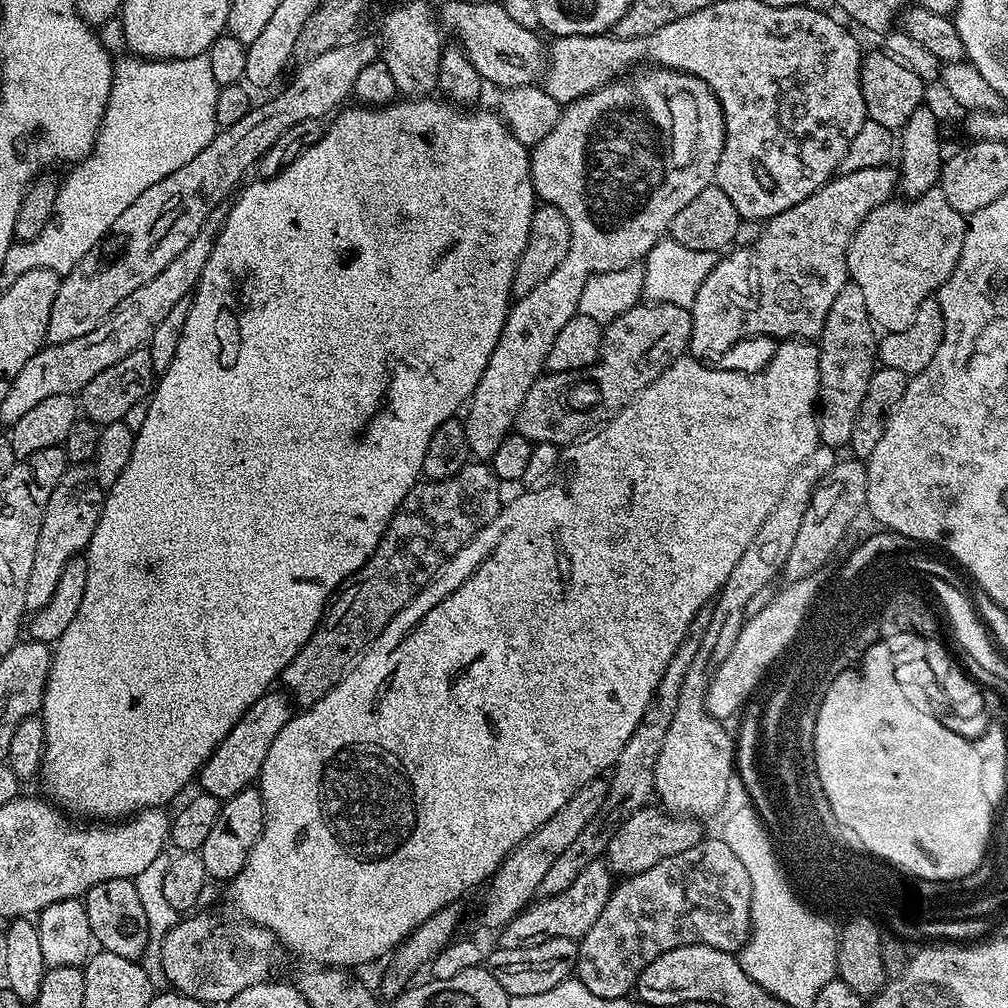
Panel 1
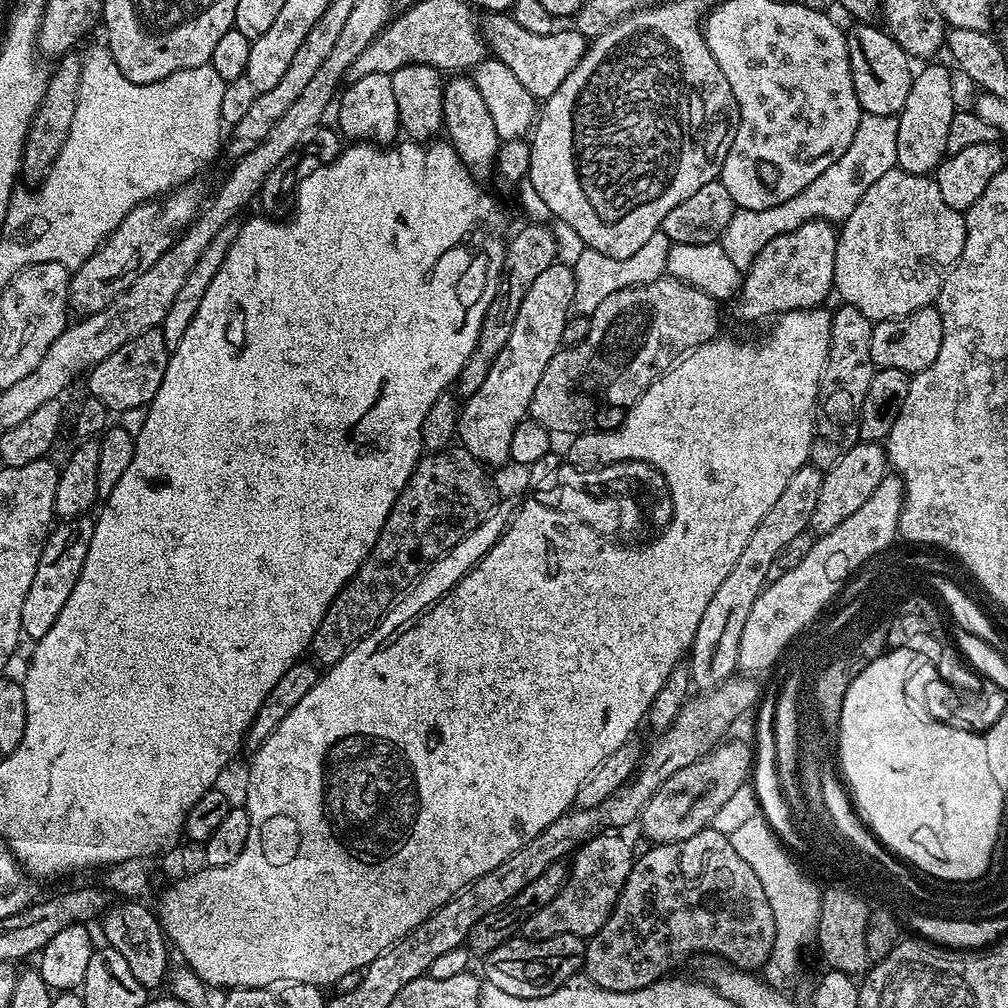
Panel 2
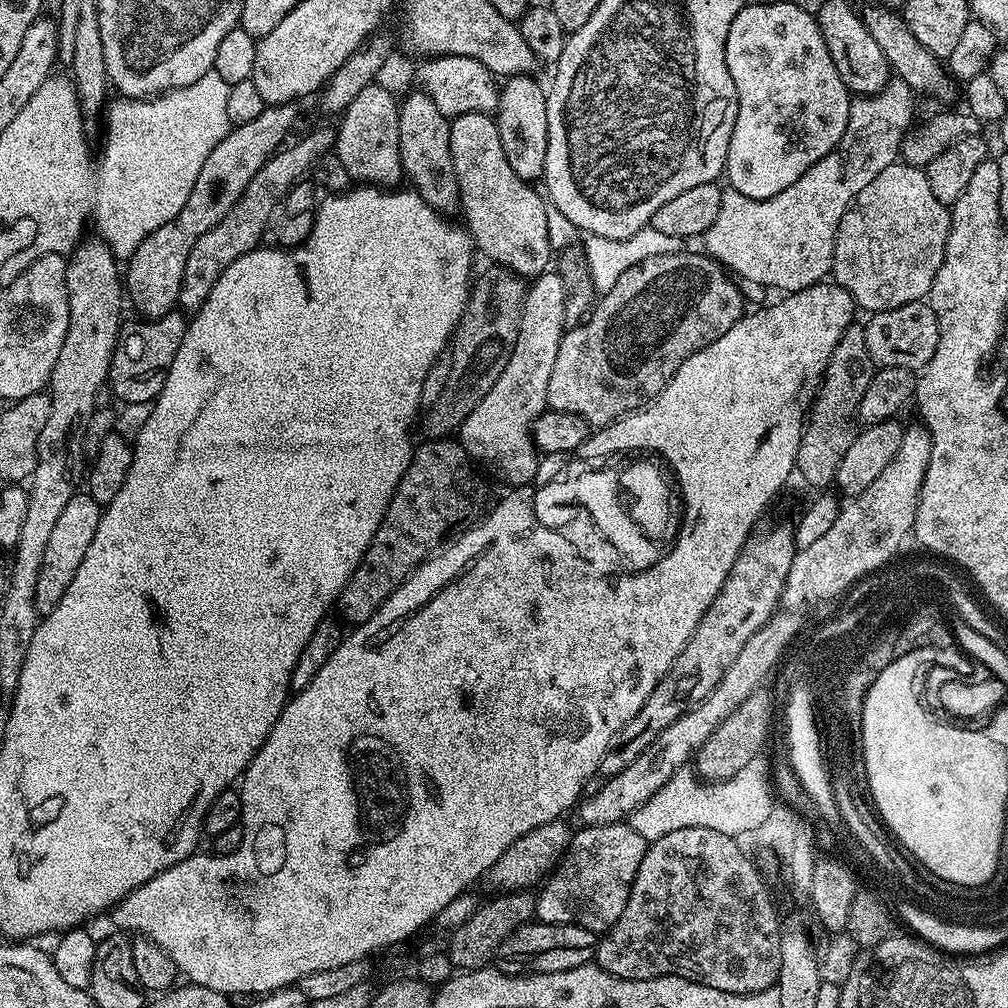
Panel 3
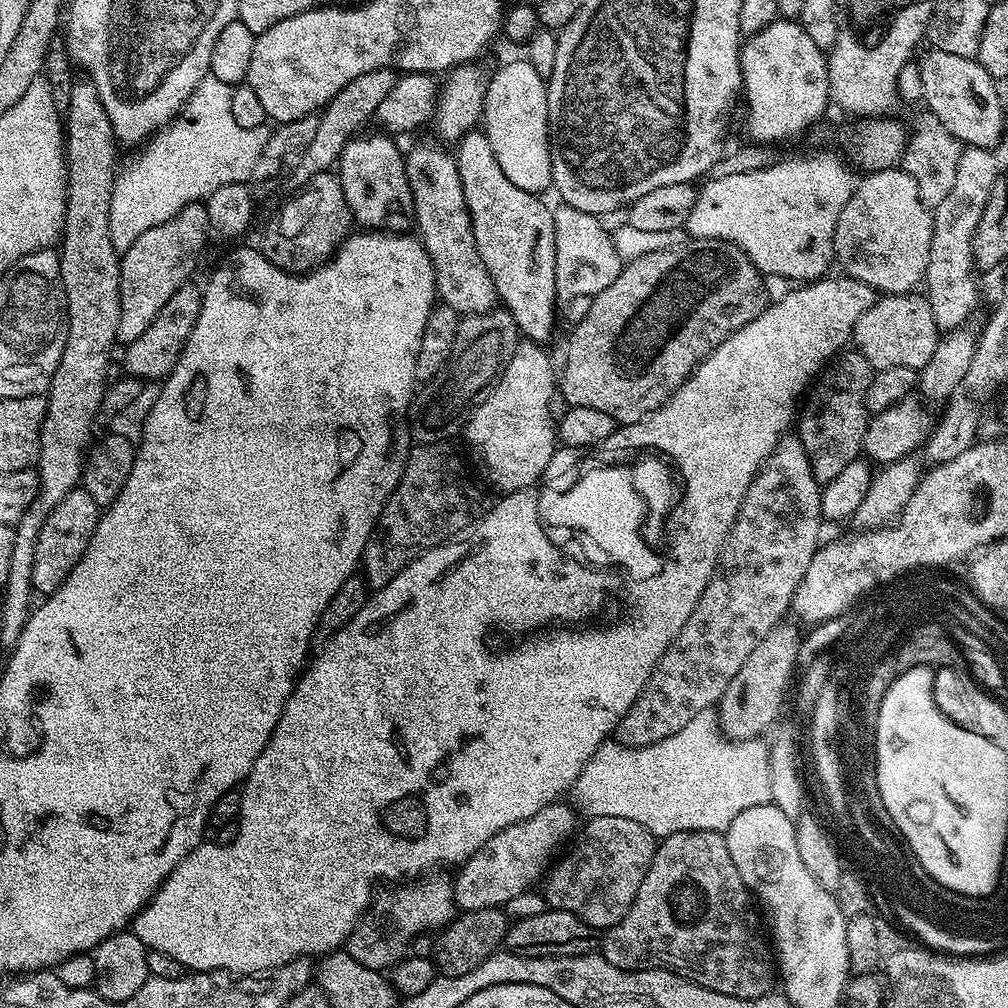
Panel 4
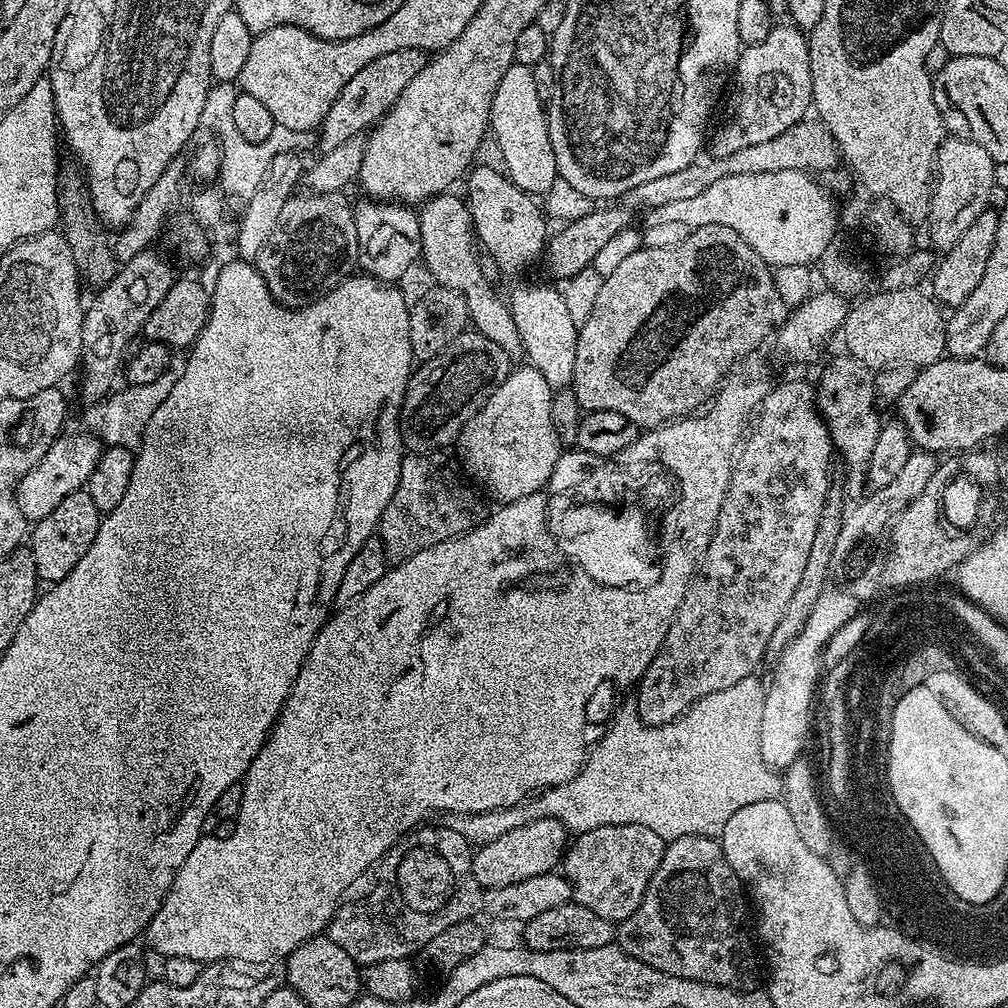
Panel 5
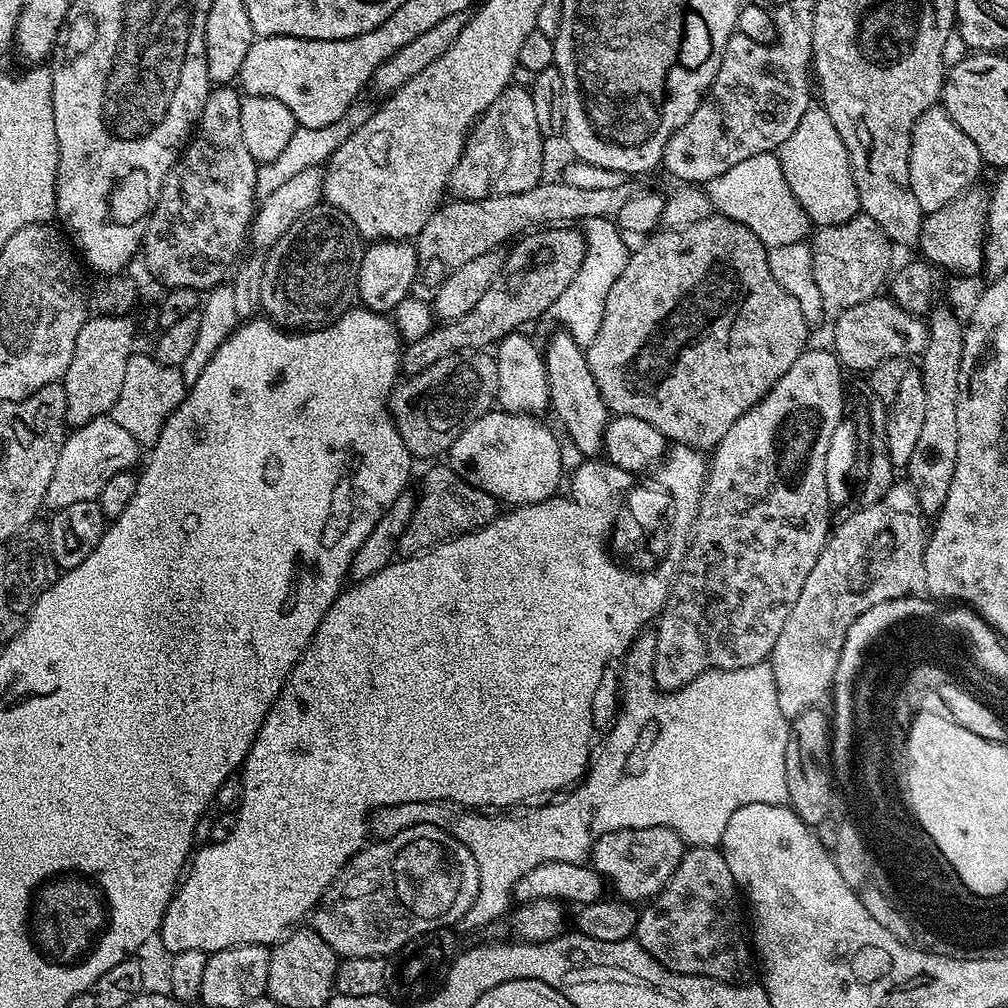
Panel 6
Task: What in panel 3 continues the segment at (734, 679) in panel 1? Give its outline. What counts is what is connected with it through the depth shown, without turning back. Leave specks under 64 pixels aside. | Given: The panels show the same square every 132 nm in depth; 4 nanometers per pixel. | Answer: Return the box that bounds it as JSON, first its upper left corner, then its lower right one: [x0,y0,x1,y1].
[782,422,932,610]

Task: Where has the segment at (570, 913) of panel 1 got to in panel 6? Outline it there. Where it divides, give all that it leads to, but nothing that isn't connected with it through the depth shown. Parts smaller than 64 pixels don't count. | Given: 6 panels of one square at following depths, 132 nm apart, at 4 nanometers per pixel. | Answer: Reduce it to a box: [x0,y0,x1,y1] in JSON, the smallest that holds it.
[590,828,685,898]

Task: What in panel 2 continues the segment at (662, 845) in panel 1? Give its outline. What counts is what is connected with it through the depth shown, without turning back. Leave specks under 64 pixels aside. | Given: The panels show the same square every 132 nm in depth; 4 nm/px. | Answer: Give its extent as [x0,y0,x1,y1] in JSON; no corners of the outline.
[638,739,753,845]

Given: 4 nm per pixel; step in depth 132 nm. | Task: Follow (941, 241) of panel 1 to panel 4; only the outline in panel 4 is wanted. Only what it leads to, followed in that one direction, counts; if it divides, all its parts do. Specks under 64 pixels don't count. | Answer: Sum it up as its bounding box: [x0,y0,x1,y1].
[834,166,934,296]

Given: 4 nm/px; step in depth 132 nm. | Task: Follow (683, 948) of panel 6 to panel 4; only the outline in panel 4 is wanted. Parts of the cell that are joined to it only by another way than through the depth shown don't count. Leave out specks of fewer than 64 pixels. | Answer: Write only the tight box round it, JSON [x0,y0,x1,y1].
[602,832,778,1000]

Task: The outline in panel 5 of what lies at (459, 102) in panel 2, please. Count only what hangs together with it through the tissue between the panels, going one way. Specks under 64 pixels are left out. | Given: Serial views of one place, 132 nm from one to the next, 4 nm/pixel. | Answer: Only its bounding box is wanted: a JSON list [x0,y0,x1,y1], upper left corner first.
[466,166,578,390]

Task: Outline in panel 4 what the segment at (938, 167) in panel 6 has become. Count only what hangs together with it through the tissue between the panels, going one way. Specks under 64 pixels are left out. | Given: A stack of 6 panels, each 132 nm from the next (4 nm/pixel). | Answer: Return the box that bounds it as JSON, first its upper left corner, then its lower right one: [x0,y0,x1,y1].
[923,147,998,333]

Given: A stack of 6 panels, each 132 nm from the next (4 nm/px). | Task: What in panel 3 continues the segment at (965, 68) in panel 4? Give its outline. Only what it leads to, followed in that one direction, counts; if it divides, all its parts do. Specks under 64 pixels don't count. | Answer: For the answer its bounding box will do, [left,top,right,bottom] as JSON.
[862,8,958,100]

